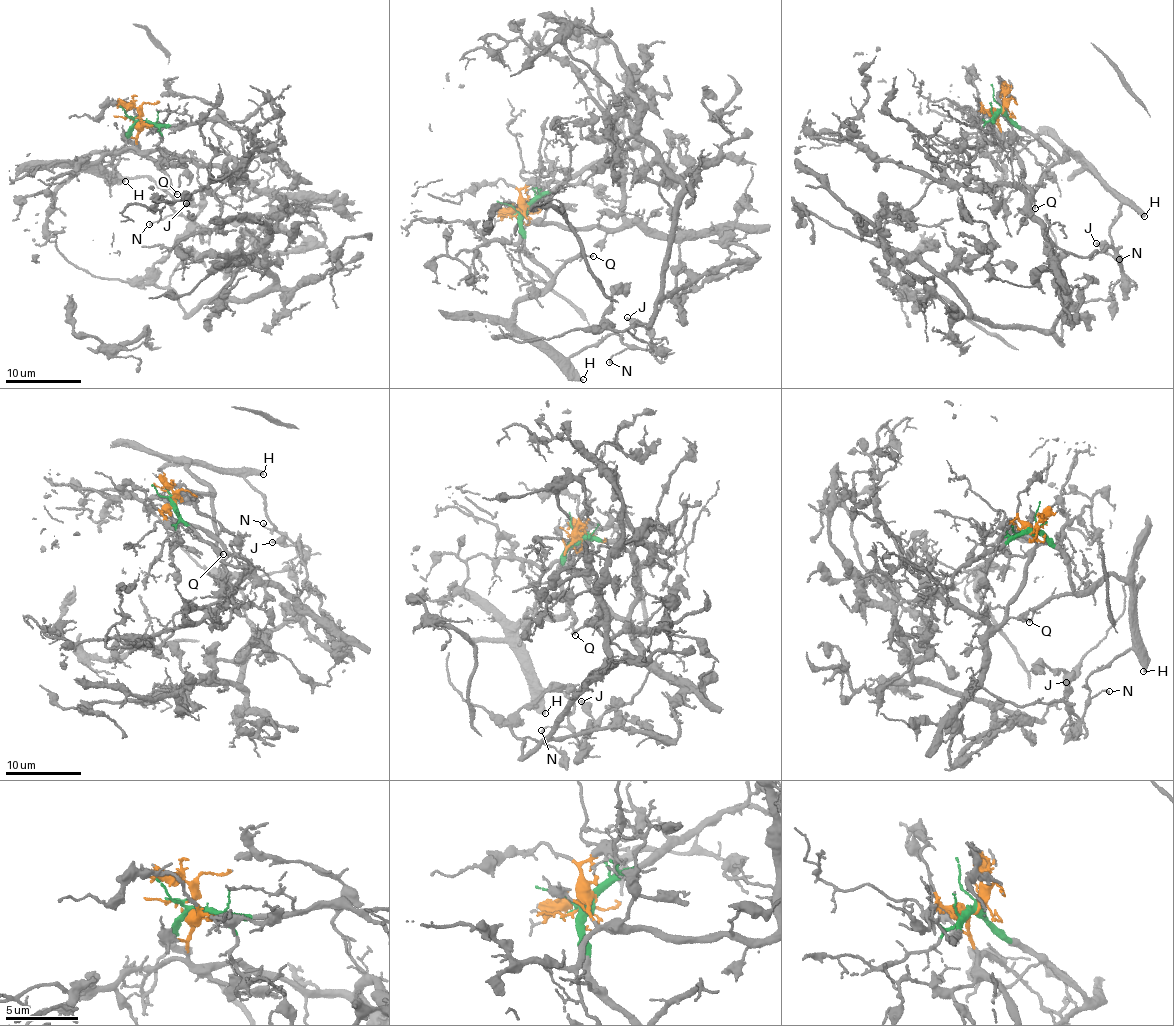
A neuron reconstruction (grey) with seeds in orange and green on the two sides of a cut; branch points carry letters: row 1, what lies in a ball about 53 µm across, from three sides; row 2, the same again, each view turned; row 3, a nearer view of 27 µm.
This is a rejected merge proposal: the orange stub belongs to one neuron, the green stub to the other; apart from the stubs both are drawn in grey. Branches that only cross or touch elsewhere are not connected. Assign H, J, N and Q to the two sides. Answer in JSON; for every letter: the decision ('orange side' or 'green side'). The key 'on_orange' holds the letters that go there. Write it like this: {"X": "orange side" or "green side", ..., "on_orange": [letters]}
{"H": "green side", "J": "orange side", "N": "green side", "Q": "green side", "on_orange": ["J"]}

